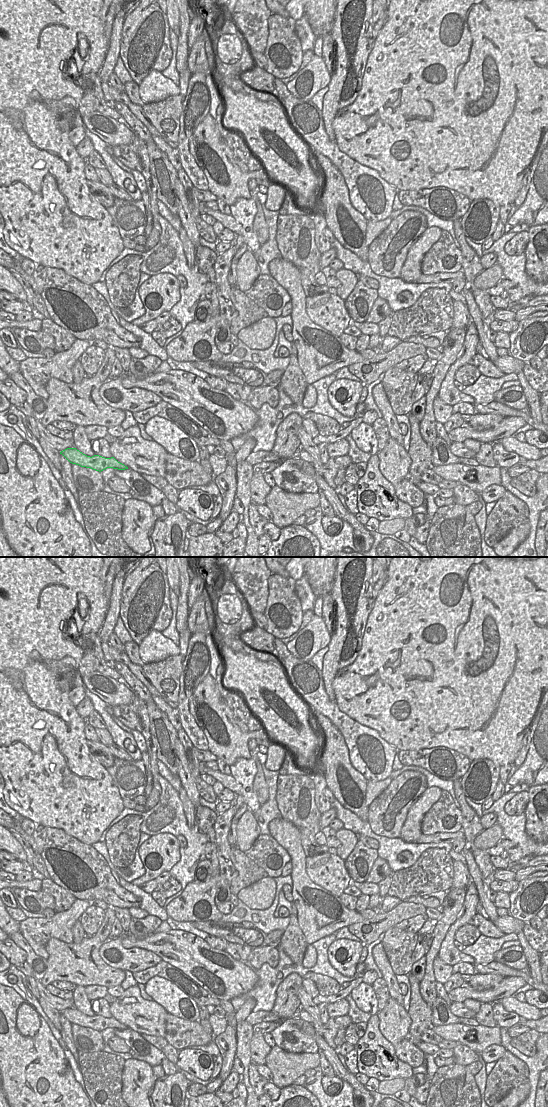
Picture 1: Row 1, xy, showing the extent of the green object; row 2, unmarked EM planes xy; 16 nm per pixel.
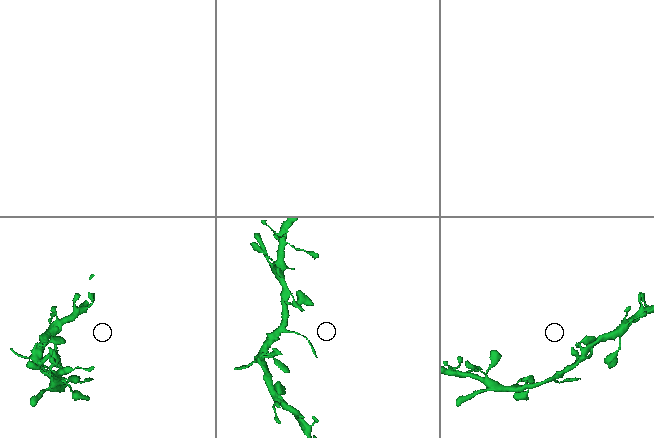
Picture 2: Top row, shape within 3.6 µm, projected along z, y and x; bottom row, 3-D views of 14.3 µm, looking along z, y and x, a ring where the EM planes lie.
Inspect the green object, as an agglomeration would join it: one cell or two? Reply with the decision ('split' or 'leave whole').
split

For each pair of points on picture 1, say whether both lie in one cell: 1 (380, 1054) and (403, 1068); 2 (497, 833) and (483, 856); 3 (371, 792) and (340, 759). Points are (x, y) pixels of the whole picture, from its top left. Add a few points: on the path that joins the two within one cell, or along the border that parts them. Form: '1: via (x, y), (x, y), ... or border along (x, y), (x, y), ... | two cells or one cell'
1: via (386, 1060), (397, 1069) | one cell
2: border along (483, 830), (473, 839), (473, 844), (480, 850) | two cells
3: border along (368, 781), (366, 788), (366, 805), (368, 807) | two cells

